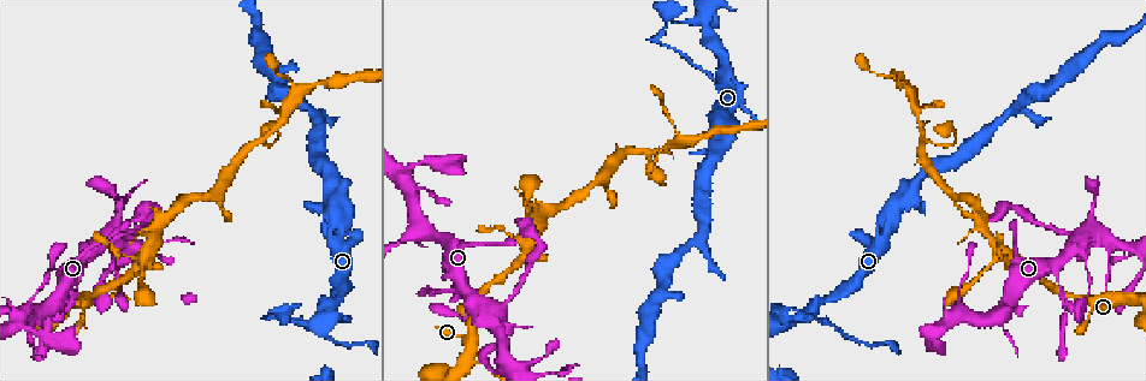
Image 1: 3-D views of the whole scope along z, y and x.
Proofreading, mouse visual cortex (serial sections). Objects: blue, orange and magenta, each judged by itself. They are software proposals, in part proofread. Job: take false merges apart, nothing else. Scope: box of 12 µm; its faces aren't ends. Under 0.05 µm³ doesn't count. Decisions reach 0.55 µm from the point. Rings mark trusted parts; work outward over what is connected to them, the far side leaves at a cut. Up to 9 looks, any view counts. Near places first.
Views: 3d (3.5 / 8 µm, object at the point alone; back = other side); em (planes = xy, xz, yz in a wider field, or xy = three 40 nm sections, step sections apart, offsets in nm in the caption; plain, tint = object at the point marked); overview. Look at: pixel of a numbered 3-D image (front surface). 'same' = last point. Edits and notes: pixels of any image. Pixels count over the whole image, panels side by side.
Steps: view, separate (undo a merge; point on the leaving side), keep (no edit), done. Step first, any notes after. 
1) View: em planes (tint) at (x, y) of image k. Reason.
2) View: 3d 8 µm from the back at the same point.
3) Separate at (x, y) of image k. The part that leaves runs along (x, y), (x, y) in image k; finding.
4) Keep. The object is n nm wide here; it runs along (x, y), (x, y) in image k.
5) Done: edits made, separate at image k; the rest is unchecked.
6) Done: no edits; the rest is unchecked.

View: 3d 3.5 µm at (1061, 292) of image 1. Narrows sharply.

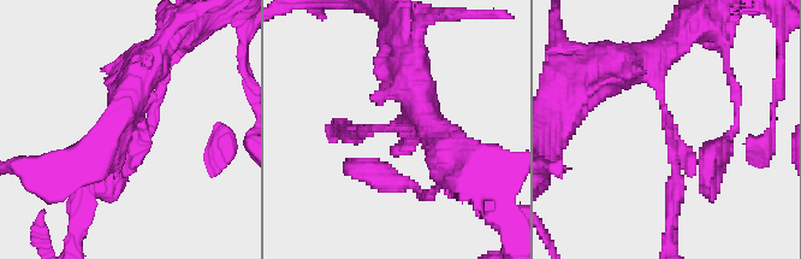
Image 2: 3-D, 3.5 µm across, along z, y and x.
View: em xy step 5 (tint) at (671, 133) of image 2.

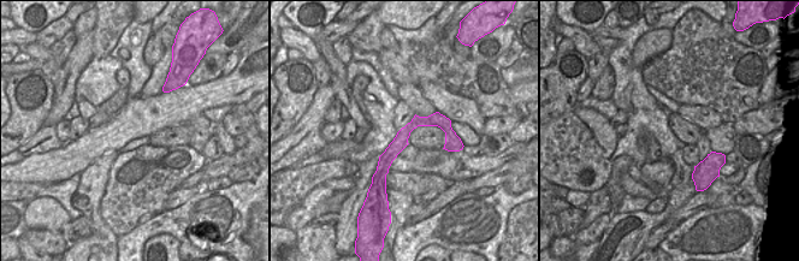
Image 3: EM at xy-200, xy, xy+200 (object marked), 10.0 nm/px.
View: em xy step 2 (tint) at the same point. Another direction.

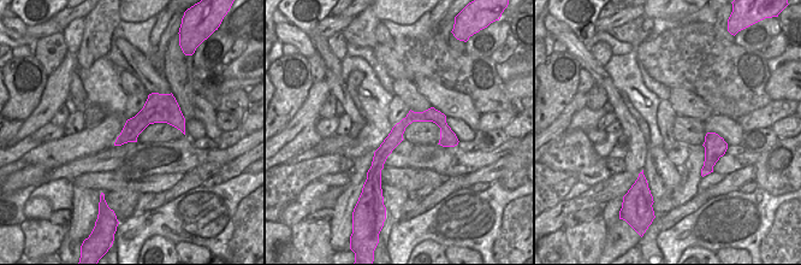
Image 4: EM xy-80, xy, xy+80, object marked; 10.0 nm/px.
Keep. It runs along (149, 64), (90, 153), (82, 205) in image 2; one cell here.

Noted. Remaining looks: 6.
View: 3d 8 µm at (114, 197) of image 1. A narrow waist.

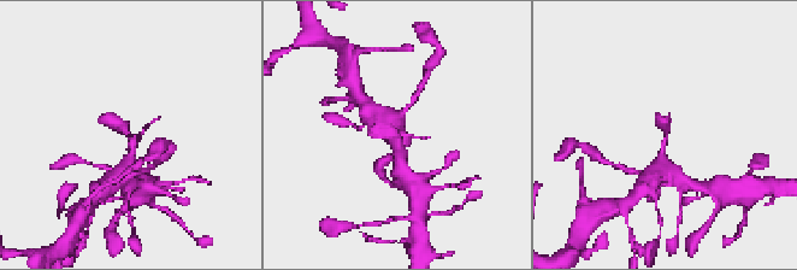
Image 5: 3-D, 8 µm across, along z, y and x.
View: 3d 3.5 µm at (398, 136) of image 5. Closer look.

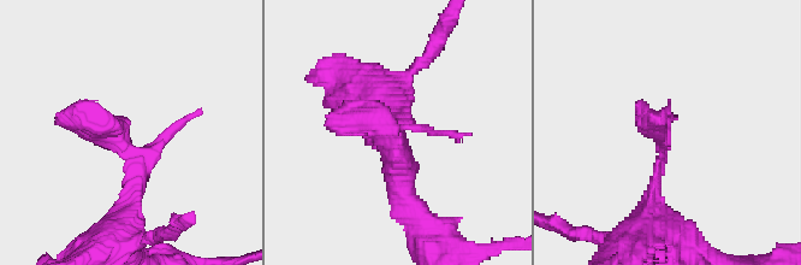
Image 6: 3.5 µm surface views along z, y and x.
View: em xy step 1 (tint) at (658, 151) of image 6. Shape alone is not enough.

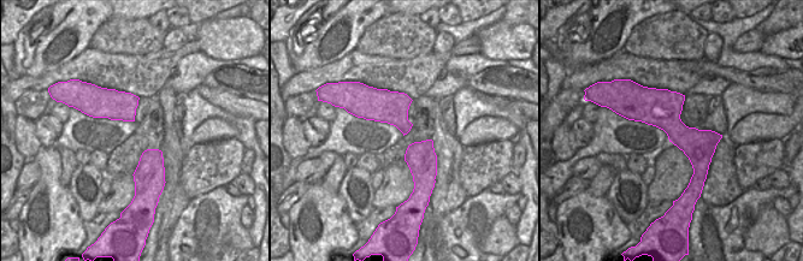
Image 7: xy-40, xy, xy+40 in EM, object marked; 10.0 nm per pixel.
Keep. It runs along (626, 114), (660, 114), (703, 176) in image 7; continuous, no second cell.

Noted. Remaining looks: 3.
View: 3d 3.5 µm from the back at (262, 143) of image 1. Branch point.

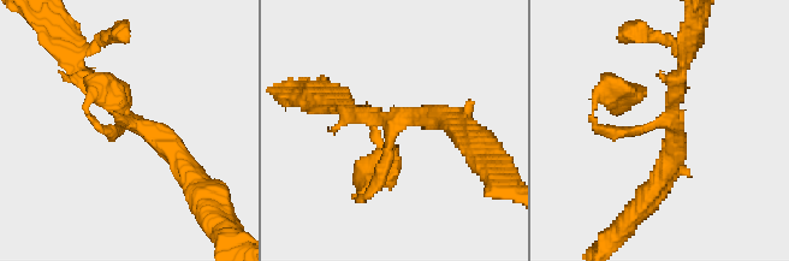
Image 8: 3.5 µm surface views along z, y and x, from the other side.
View: em xy step 5 (tint) at (670, 123) of image 8. 3 arms meet here; the arms are 150, 200, 300 nm wide; need the tissue.

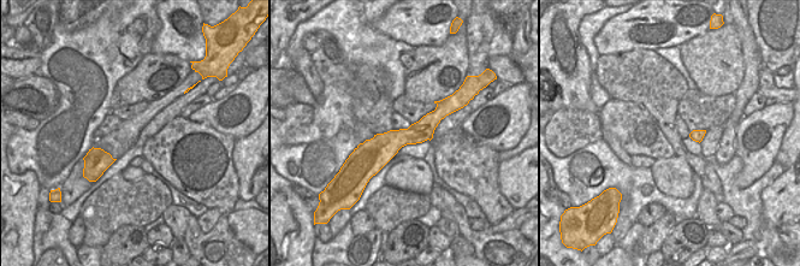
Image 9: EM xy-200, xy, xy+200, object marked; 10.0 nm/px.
Keep. It runs along (187, 170), (101, 100), (76, 63) in image 8; continuous, no second cell.

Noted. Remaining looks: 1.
Done: no edits; the rest is unchecked.

